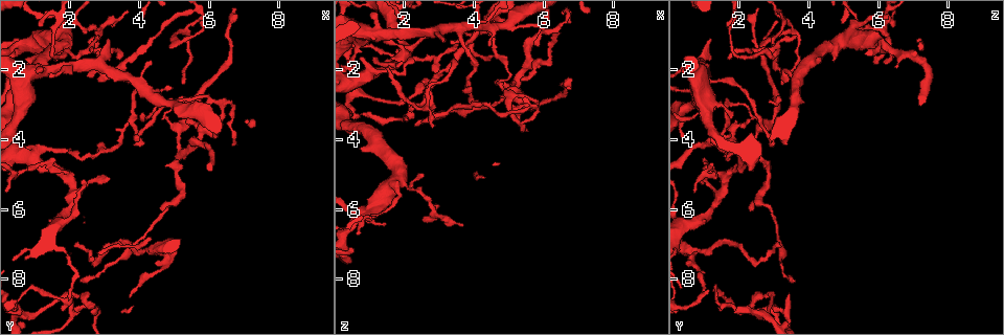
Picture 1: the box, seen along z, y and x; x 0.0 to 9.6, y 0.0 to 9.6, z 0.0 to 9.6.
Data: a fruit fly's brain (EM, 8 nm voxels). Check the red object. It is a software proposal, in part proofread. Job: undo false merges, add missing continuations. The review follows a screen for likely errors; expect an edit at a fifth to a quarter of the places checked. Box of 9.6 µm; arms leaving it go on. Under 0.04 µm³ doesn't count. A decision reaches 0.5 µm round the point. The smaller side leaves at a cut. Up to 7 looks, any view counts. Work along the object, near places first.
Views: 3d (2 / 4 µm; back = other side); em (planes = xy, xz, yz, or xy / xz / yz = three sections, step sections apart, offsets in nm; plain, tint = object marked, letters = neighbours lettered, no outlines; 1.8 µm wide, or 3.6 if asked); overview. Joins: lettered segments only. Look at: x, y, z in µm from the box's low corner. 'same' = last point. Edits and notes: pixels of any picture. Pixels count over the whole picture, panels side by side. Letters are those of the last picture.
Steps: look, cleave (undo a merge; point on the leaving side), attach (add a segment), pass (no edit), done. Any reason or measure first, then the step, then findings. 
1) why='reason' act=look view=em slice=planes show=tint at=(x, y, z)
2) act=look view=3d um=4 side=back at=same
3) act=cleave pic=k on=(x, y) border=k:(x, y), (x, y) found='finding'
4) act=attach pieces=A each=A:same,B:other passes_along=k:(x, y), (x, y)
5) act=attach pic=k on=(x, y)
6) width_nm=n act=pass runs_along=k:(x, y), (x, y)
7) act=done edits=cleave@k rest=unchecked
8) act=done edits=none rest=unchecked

why='branch stops here' act=look view=3d um=4 at=(2.55, 2.20, 3.55)

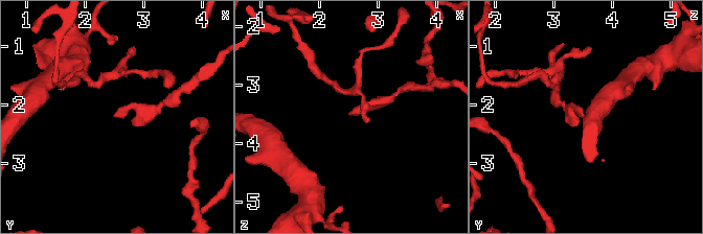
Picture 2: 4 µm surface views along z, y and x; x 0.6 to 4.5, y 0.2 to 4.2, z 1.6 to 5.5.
why='now the EM' act=look view=em slice=xz step=16 show=letters at=(2.50, 2.15, 3.50)

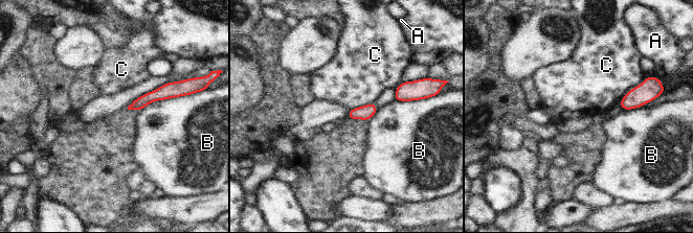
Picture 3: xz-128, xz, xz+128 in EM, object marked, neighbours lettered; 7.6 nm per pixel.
act=pass each=A:other,B:other,C:other border=3:(643, 80), (633, 87), (618, 103) found='no lettered segment goes on from it'

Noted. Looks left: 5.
why='three-way junction' act=look view=em slice=planes show=plain at=(5.60, 4.10, 1.75)

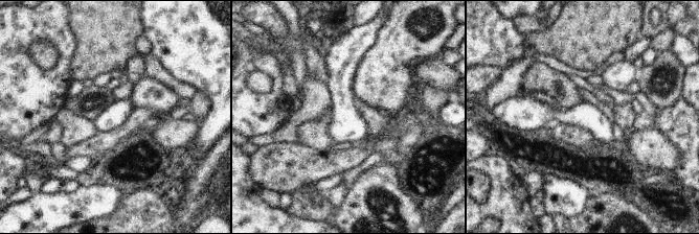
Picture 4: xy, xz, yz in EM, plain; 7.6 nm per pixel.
why='what lies round it' act=look view=em slice=planes show=letters at=same

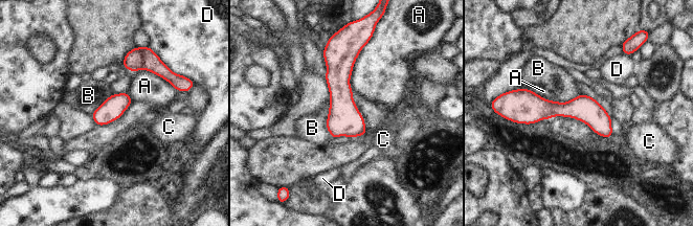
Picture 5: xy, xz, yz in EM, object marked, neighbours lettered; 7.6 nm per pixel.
width_nm=170 act=cleave pic=5 on=(133, 60) each=A:other,B:other,C:other,D:other part_leaving=5:(518, 106), (585, 109), (609, 133) found='a second neuron is stuck on'

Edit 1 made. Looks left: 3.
why='redraw' act=look view=overview

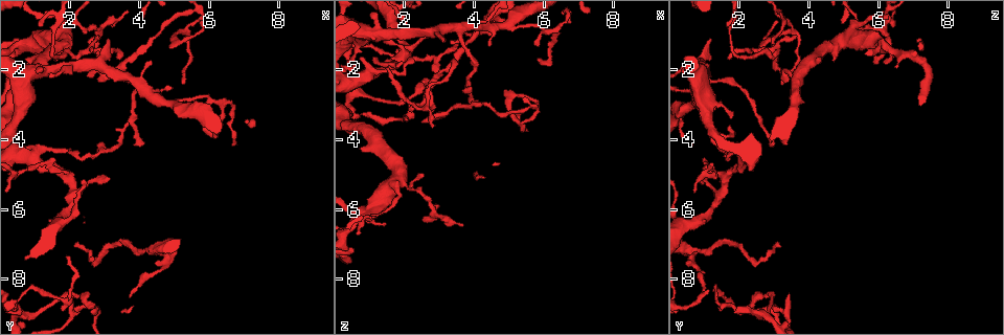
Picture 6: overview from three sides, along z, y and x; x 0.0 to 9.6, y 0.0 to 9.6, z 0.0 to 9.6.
why='branch stops here' act=look view=em slice=xy step=4 show=tint at=(4.10, 4.15, 2.90)

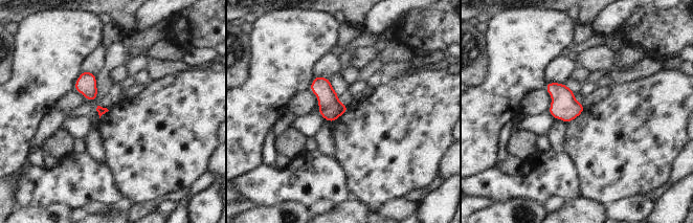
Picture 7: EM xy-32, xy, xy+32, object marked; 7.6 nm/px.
act=look view=em slice=planes show=letters at=same

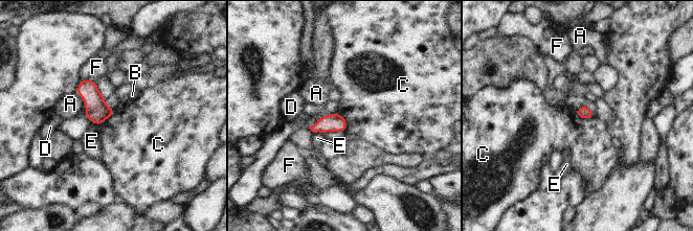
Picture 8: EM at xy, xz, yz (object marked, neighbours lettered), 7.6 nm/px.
longest_contact=C:160nm act=pass each=A:other,B:other,C:other,D:other,E:other,F:other found='no lettered segment goes on from it'

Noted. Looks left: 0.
act=done edits=cleave@5 rest=unchecked

